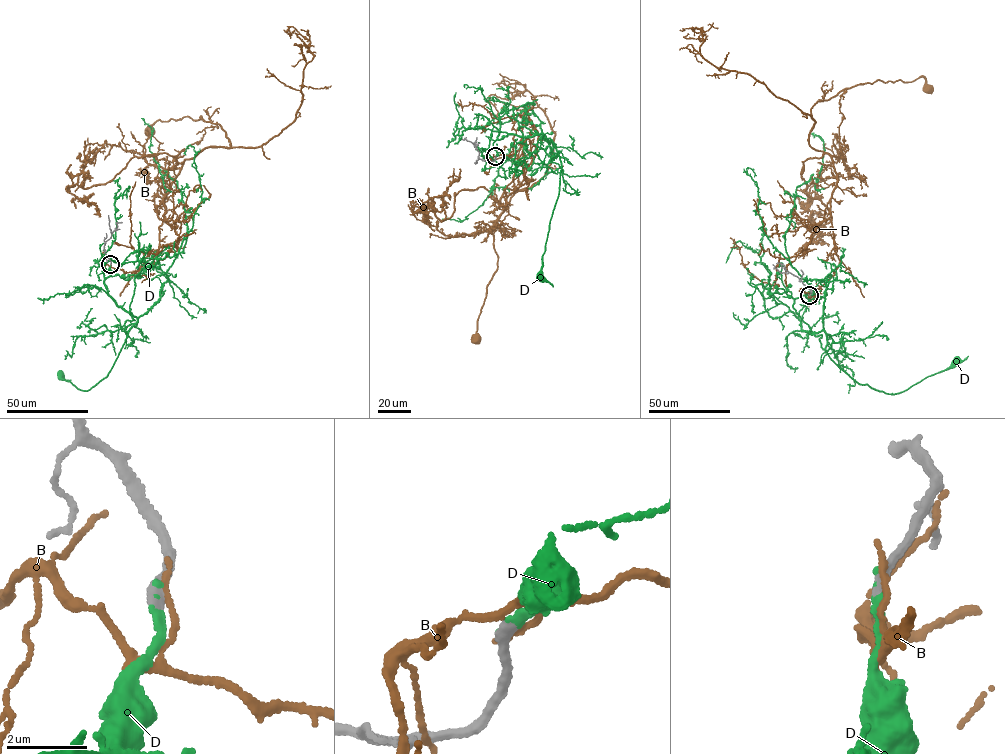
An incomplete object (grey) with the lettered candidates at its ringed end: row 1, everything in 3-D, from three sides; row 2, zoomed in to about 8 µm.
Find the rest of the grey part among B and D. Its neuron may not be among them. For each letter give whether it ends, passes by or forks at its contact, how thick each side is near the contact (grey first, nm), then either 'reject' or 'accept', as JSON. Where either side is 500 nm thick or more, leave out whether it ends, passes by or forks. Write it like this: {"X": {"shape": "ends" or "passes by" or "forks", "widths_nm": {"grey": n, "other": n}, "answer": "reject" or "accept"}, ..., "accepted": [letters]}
{"B": {"shape": "ends", "widths_nm": {"grey": 320, "other": 160}, "answer": "reject"}, "D": {"shape": "ends", "widths_nm": {"grey": 320, "other": 180}, "answer": "accept"}, "accepted": ["D"]}

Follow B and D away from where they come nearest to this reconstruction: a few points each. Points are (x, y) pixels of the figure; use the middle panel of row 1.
B: (495, 157), (518, 159), (530, 181), (504, 210), (500, 197), (527, 189), (495, 222), (476, 338)
D: (495, 156), (493, 142), (510, 134), (539, 135), (548, 142), (549, 137), (558, 154), (559, 194), (541, 276)

